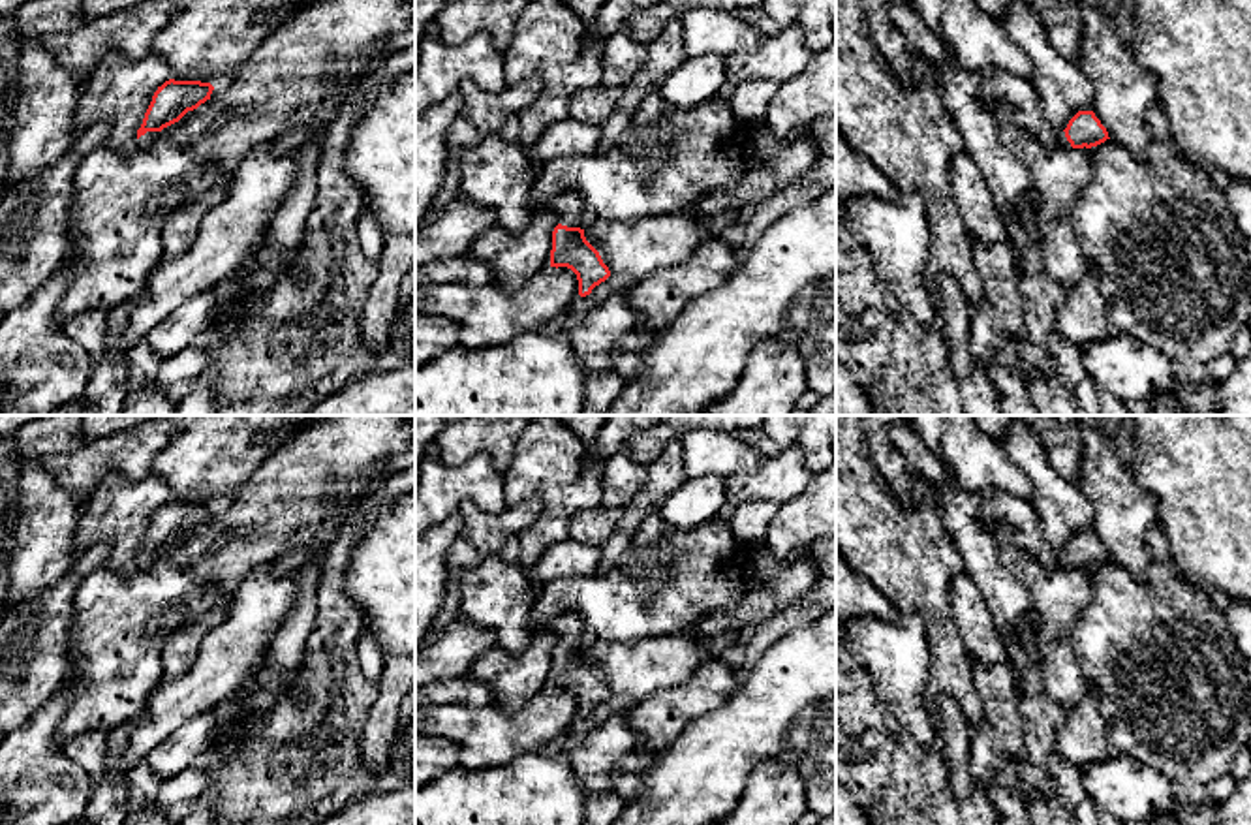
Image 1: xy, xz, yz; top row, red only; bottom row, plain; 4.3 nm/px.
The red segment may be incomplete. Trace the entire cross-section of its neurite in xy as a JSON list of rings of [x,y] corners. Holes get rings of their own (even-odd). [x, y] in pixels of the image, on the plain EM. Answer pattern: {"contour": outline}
{"contour": [[[175,500],[158,507],[137,551],[137,571],[152,568],[163,549],[178,543],[188,532],[210,521],[212,511],[210,504]]]}

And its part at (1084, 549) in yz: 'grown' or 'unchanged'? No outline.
grown

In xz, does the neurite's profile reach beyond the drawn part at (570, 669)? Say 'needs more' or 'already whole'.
needs more

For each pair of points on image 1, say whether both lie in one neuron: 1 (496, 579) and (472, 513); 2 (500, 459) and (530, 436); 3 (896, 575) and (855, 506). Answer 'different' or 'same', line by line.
1: different
2: different
3: same

